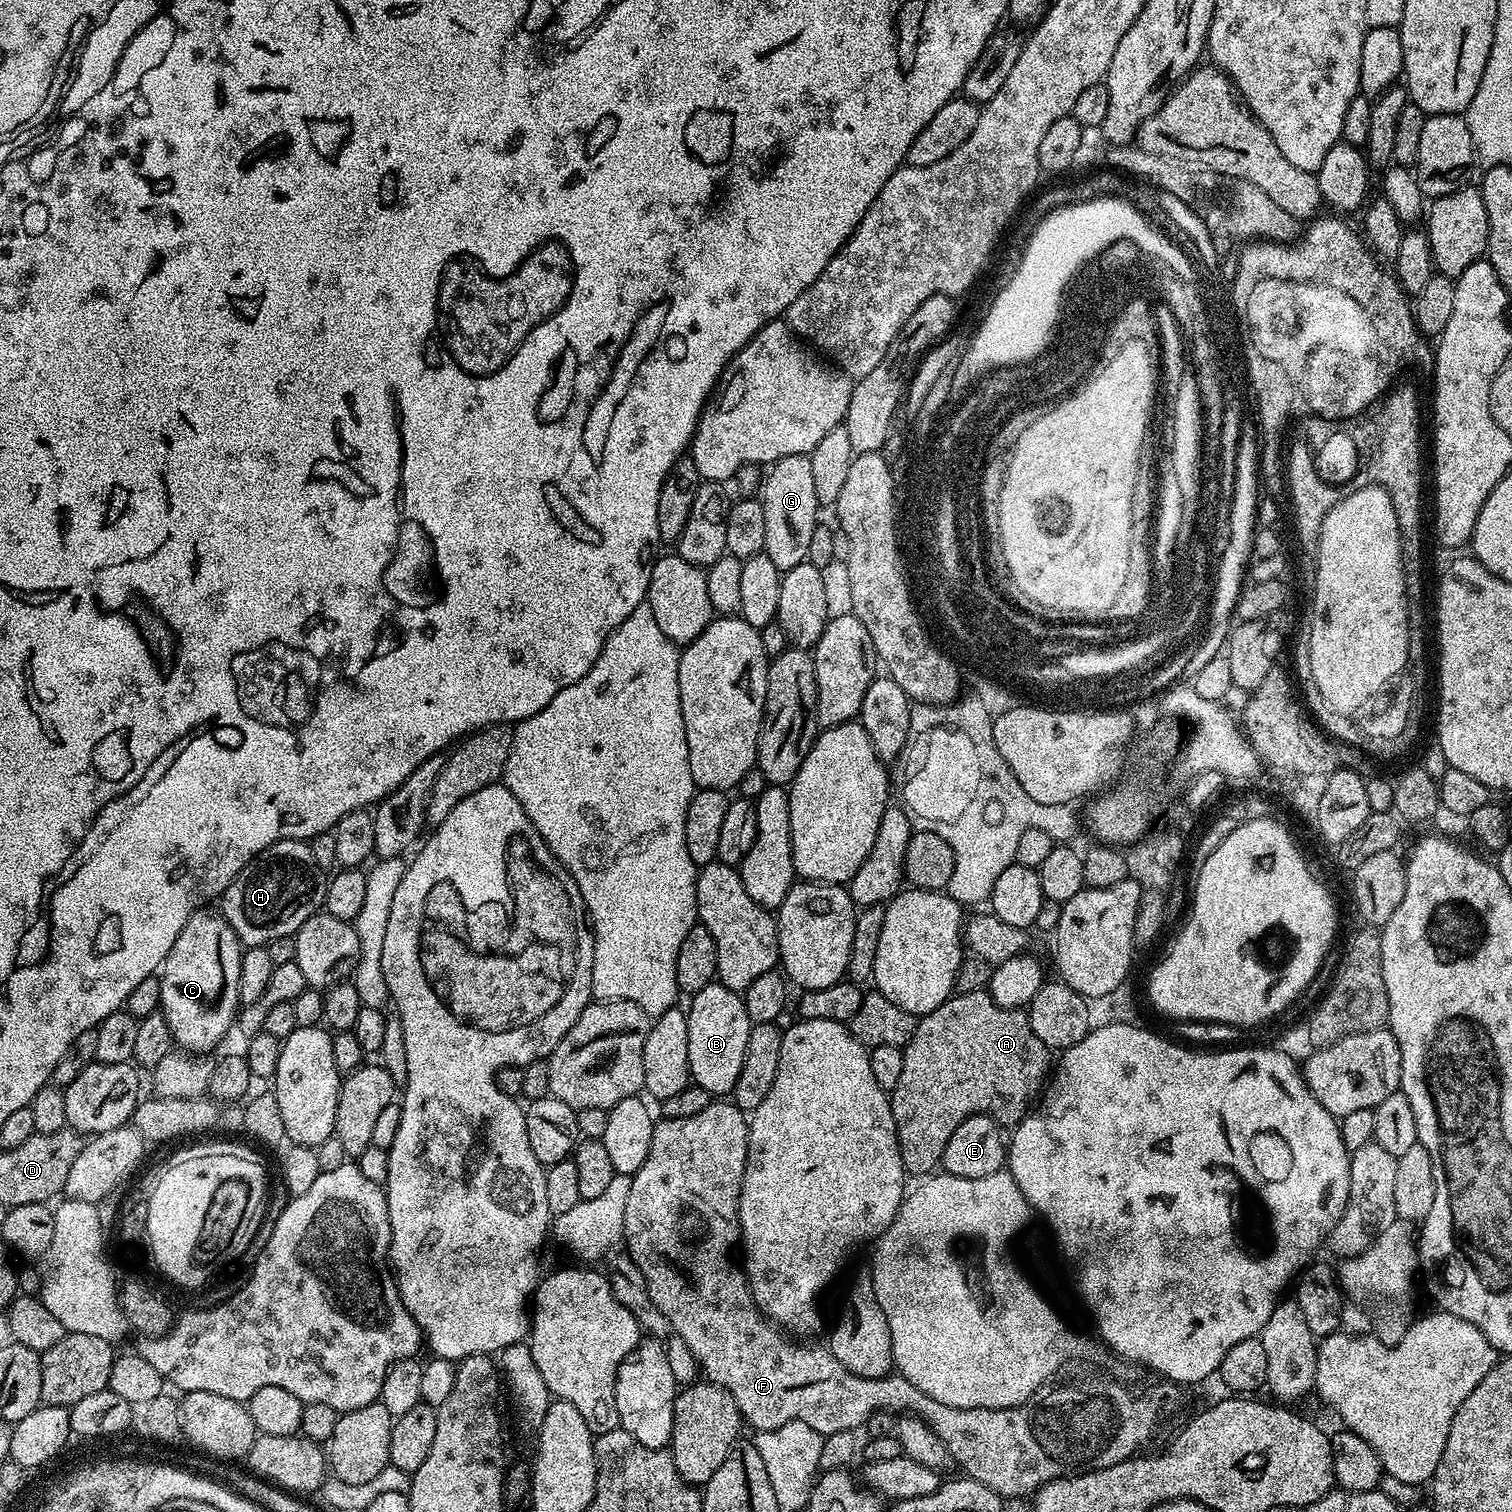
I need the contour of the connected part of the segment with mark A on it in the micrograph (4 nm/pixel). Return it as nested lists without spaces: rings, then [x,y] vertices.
[[[988,990],[956,992],[938,1010],[919,1017],[914,1038],[903,1049],[902,1074],[898,1086],[890,1089],[890,1099],[904,1171],[913,1172],[916,1178],[927,1177],[941,1167],[950,1136],[972,1115],[987,1113],[1001,1125],[1019,1124],[1037,1103],[1050,1076],[1050,1049],[1034,1034],[1027,1011],[998,1006]]]

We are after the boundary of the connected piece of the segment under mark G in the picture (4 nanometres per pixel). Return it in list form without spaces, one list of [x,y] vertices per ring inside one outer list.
[[[790,454],[786,458],[775,460],[767,472],[764,489],[758,493],[766,518],[766,540],[763,552],[783,574],[807,561],[810,537],[814,535],[818,523],[816,511],[821,511],[822,505],[814,494],[814,477],[810,475],[810,455]]]

